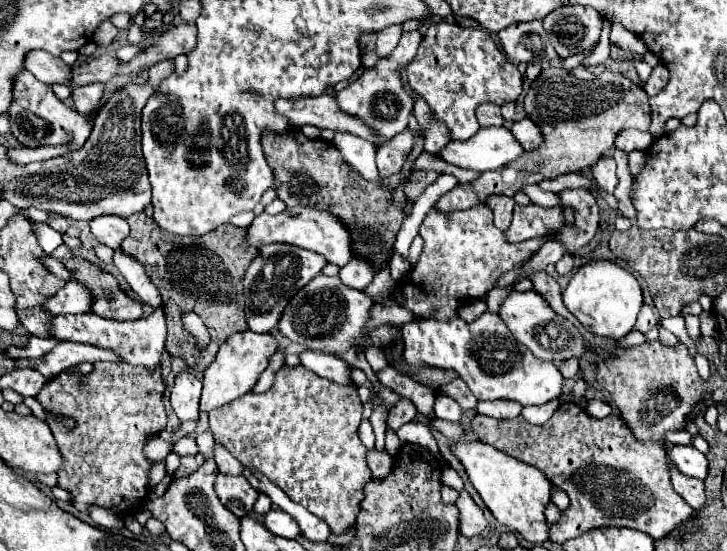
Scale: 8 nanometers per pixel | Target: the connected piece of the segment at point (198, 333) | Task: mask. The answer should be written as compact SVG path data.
M188 312L182 316L182 326L196 338L198 346L208 346L210 344L210 334L202 322L202 318L194 312Z

